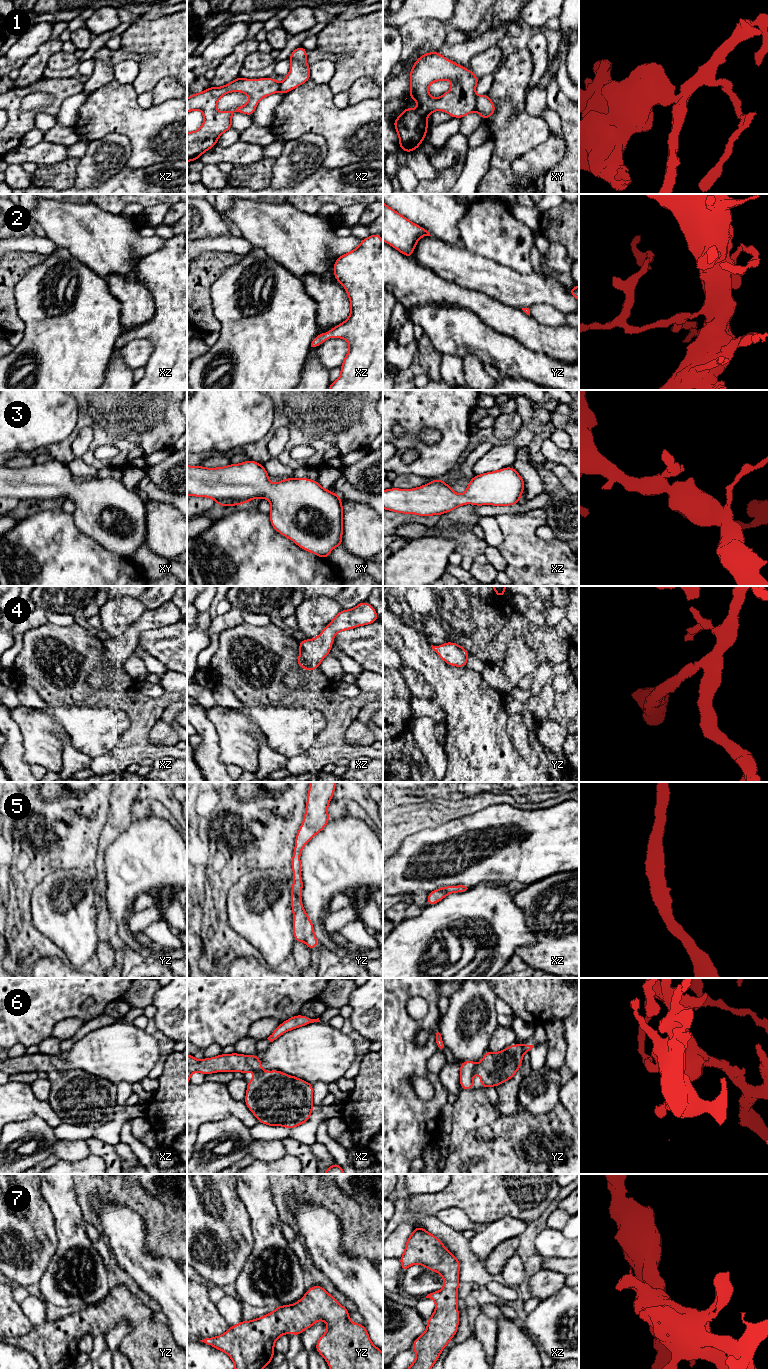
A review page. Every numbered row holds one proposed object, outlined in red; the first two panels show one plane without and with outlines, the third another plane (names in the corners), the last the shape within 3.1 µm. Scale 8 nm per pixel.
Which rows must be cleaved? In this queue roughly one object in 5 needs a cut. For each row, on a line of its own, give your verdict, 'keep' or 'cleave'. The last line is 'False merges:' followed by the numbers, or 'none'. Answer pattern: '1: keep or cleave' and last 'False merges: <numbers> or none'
1: cleave
2: keep
3: keep
4: keep
5: keep
6: keep
7: keep
False merges: 1

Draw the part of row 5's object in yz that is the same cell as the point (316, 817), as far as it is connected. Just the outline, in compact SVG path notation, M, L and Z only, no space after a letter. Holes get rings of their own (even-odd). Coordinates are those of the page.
M311 782L307 794L307 804L303 822L295 838L295 848L291 867L293 870L293 886L291 889L291 908L293 911L293 936L295 941L304 942L312 951L317 947L318 939L314 934L313 923L303 909L301 893L300 854L304 846L329 822L328 804L333 798L336 782Z

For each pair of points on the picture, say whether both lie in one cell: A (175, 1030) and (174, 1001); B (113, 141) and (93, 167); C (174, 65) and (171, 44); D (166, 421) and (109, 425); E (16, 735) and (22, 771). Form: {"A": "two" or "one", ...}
{"A": "one", "B": "one", "C": "one", "D": "one", "E": "one"}

